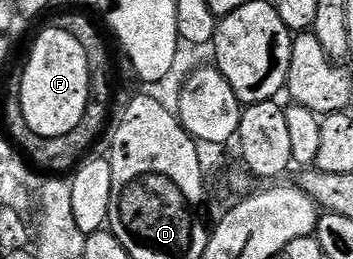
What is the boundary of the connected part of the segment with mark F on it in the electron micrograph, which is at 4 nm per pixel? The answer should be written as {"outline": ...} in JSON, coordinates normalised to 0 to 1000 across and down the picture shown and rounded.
{"outline":[[[136,97],[99,151],[88,181],[88,216],[65,259],[65,309],[48,324],[59,436],[71,436],[71,483],[93,498],[116,529],[184,529],[184,514],[207,514],[218,483],[229,483],[229,452],[241,452],[241,421],[258,386],[258,270],[252,220],[241,189],[229,189],[229,158],[184,112]]]}

